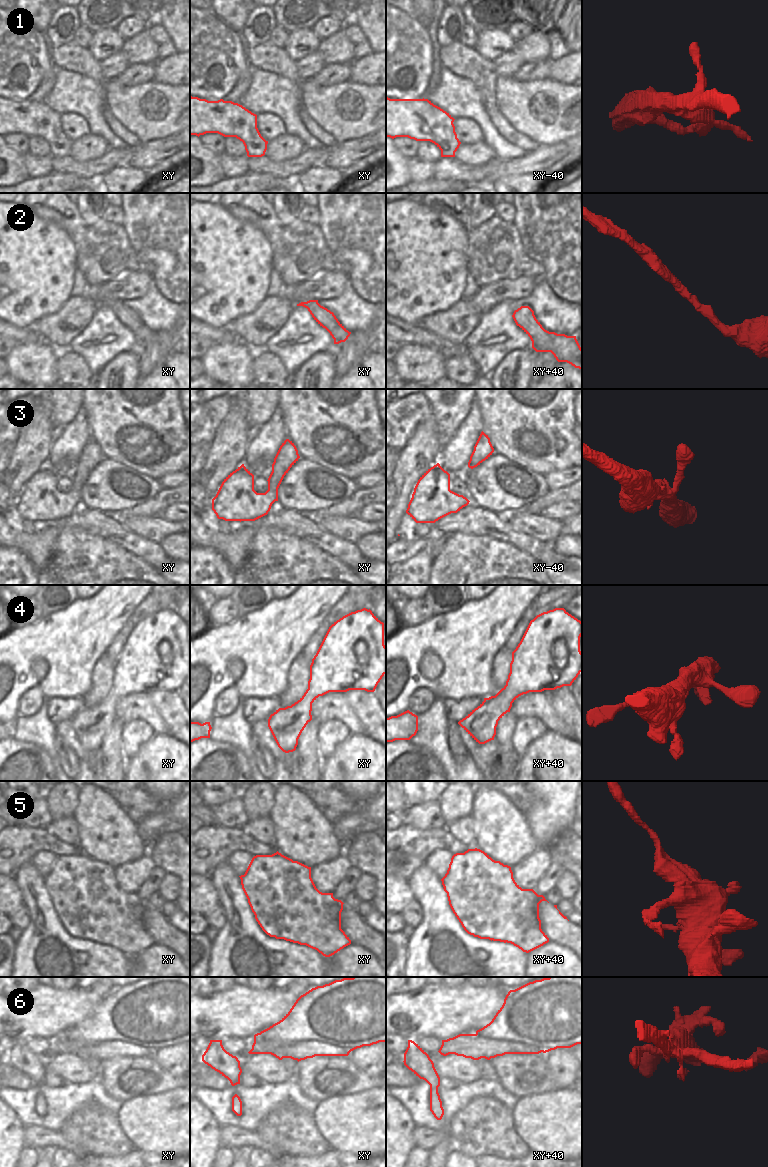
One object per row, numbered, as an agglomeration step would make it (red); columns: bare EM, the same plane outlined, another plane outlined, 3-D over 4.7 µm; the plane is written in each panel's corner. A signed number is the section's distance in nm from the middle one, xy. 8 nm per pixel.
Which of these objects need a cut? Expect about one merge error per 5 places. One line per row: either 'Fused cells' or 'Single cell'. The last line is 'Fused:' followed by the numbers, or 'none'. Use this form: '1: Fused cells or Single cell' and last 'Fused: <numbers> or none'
1: Single cell
2: Single cell
3: Single cell
4: Single cell
5: Fused cells
6: Single cell
Fused: 5.

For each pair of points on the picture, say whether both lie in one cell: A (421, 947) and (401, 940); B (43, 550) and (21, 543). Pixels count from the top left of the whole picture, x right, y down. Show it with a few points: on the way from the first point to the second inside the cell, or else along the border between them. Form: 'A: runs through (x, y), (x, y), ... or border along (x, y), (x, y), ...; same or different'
A: border along (409, 937), (404, 965); different
B: runs through (38, 547), (26, 543); same

